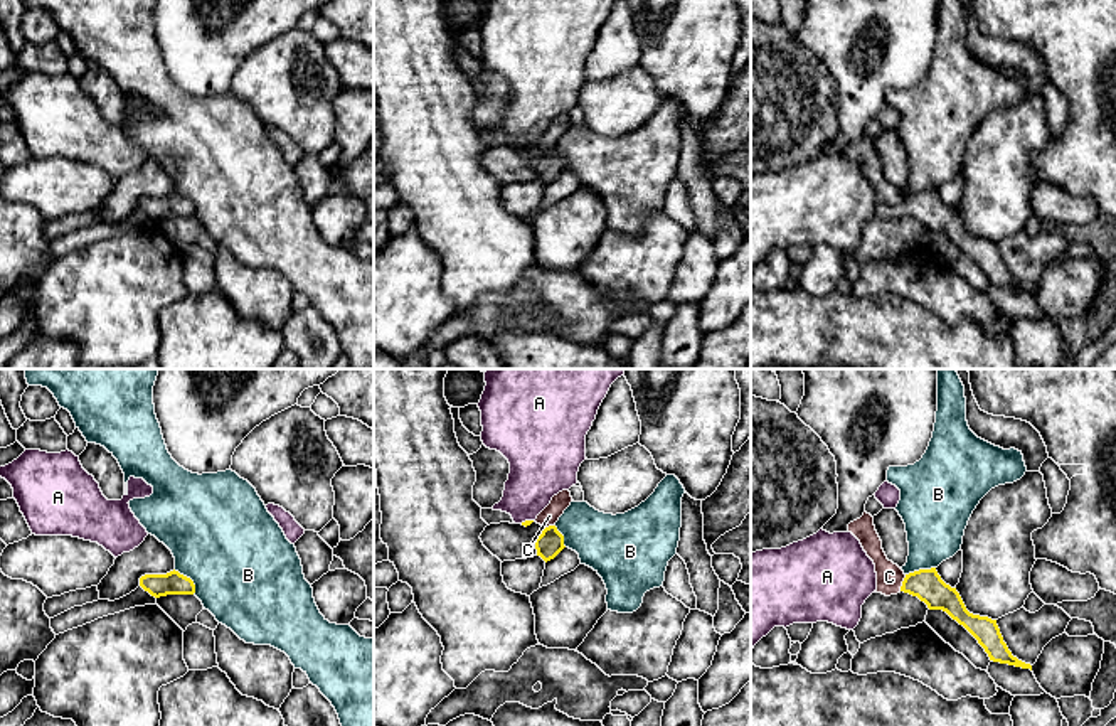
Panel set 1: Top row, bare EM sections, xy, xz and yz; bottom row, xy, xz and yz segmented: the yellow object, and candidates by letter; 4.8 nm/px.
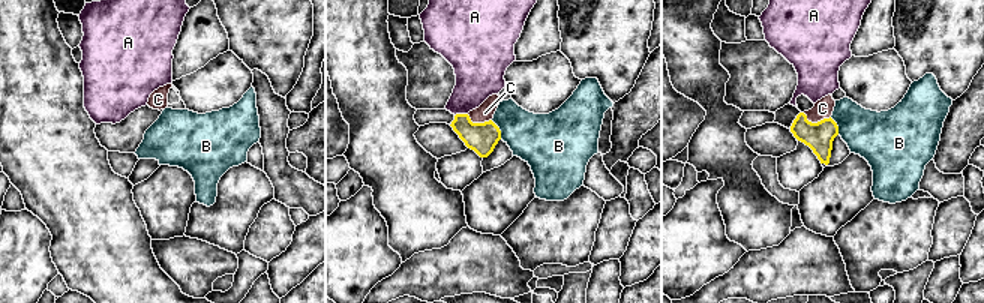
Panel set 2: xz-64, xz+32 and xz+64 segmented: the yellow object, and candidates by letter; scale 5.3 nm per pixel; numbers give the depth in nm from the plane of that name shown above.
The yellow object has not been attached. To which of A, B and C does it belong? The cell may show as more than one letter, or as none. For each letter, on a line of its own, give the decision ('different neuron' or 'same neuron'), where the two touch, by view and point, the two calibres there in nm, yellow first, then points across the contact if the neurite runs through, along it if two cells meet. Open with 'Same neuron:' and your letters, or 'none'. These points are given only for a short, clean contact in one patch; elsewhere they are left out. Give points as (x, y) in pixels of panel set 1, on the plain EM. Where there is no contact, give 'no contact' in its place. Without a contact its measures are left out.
Same neuron: C
A: different neuron | xz (526, 144) | 30/280 nm | along xz (532, 142), (520, 145)
B: different neuron | xy (189, 201) | 110/500 nm | along xy (174, 192), (192, 204), (194, 216)
C: same neuron | yz (903, 206) | 150/130 nm | across yz (926, 208), (903, 206), (889, 199)

